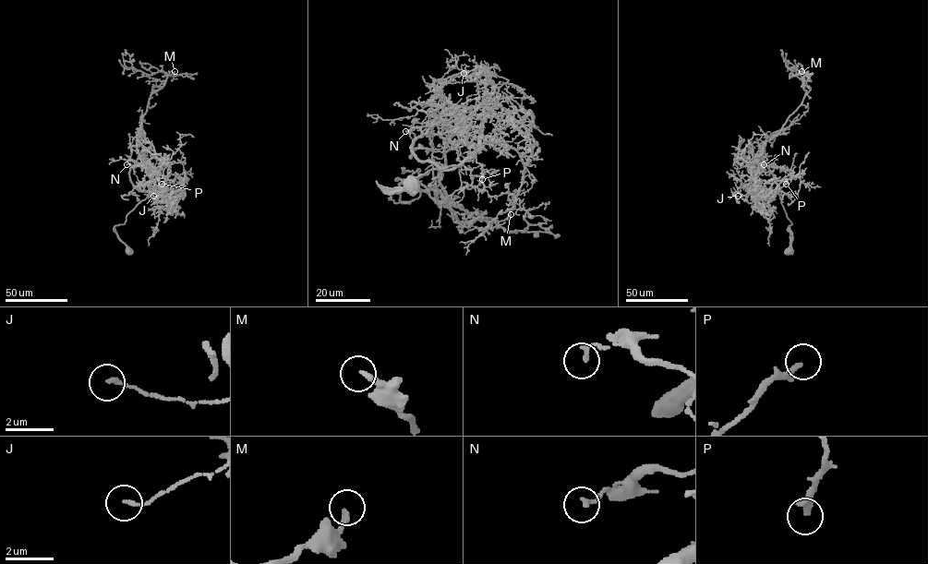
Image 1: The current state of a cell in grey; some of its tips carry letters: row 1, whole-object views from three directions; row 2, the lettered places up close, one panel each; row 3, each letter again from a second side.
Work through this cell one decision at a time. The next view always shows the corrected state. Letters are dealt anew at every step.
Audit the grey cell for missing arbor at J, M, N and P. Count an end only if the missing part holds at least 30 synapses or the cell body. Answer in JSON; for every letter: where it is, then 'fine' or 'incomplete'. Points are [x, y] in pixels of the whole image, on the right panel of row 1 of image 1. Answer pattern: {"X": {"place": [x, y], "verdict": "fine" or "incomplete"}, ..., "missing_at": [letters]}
{"J": {"place": [738, 196], "verdict": "fine"}, "M": {"place": [801, 71], "verdict": "fine"}, "N": {"place": [764, 164], "verdict": "fine"}, "P": {"place": [786, 184], "verdict": "incomplete"}, "missing_at": ["P"]}

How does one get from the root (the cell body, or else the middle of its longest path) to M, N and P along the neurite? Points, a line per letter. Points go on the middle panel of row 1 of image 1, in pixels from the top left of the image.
M: (408, 184), (380, 187), (456, 168), (412, 143), (464, 121), (439, 169), (450, 208), (511, 214)
N: (408, 184), (380, 187), (401, 191), (406, 181), (460, 164), (490, 113), (453, 114), (405, 131)
P: (408, 184), (380, 187), (401, 191), (406, 181), (462, 164), (473, 153), (484, 171), (482, 179)

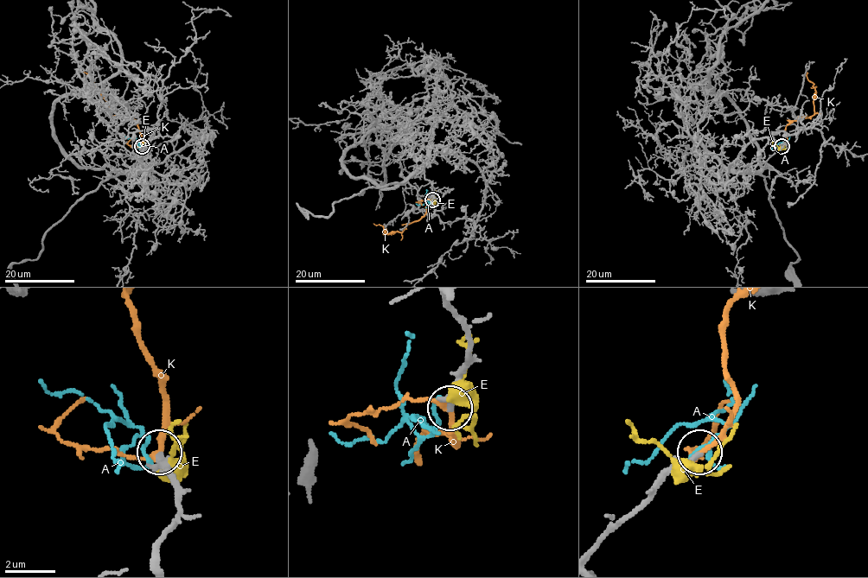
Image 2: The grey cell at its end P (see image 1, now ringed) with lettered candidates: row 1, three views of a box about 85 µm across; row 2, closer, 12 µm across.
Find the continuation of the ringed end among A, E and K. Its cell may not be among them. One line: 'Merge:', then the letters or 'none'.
Merge: K

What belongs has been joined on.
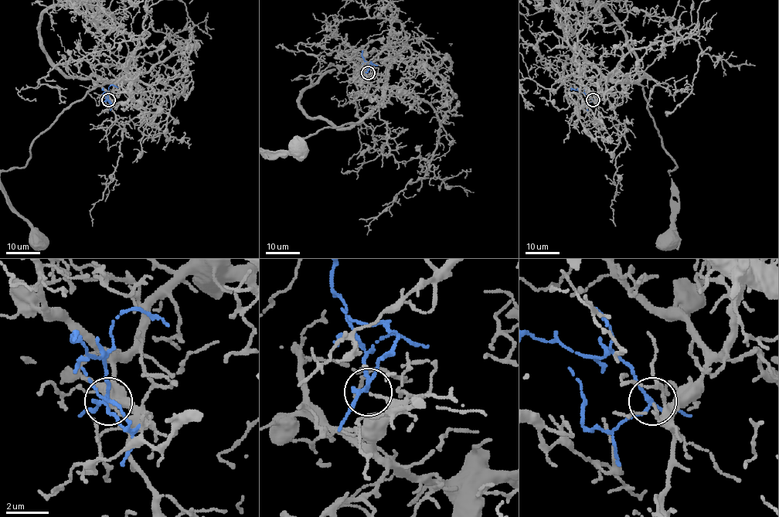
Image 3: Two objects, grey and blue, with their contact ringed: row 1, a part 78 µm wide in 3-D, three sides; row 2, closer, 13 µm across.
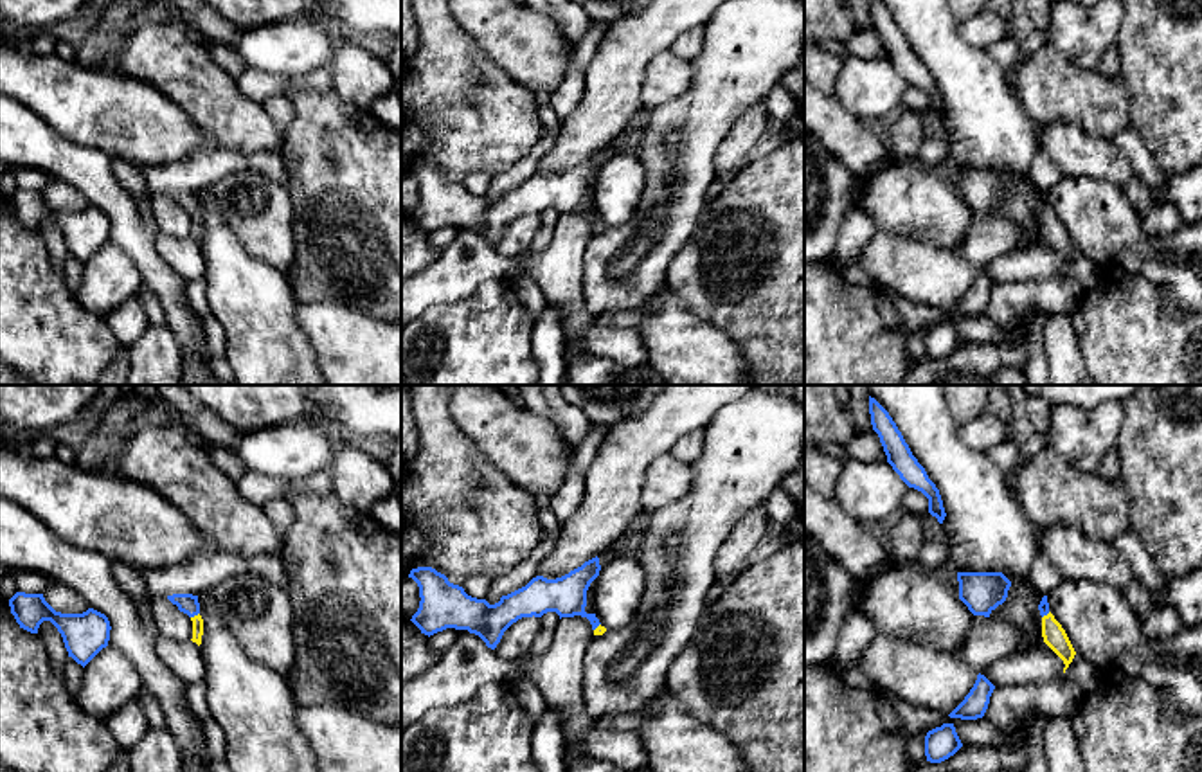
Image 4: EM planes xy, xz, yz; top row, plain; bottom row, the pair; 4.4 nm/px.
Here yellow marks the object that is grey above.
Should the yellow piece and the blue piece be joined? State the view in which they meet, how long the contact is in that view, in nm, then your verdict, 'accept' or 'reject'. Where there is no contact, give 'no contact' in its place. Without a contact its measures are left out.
xy | 50 nm | accept

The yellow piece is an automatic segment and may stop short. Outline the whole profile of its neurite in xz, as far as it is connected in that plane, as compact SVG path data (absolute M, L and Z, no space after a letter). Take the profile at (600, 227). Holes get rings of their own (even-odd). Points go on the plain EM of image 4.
M596 153L556 176L536 173L525 184L489 202L486 196L468 193L462 184L450 180L435 166L417 164L410 167L408 175L417 180L421 198L410 218L428 234L446 225L468 227L491 247L513 220L522 214L542 214L547 209L556 209L560 216L587 214L594 232L603 232L606 225L596 211L585 209L587 187L599 167Z

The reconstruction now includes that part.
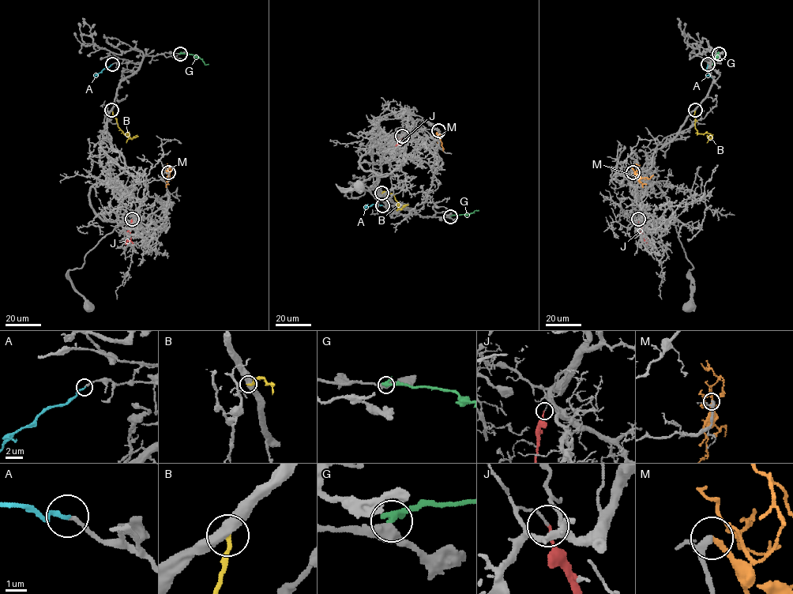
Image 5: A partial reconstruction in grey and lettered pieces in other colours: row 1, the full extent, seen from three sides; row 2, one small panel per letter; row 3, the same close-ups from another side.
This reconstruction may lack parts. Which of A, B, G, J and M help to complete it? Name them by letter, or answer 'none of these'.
A, M

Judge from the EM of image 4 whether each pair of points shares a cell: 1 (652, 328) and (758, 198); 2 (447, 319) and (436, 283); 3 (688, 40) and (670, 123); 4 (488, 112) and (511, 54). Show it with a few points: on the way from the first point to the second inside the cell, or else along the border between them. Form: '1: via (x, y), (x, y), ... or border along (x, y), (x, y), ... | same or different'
1: border along (664, 285), (690, 312), (711, 323) | different
2: border along (479, 287), (452, 303), (438, 303), (420, 315) | different
3: border along (704, 27), (704, 47), (691, 62) | different
4: border along (474, 42), (515, 81), (535, 92) | different

